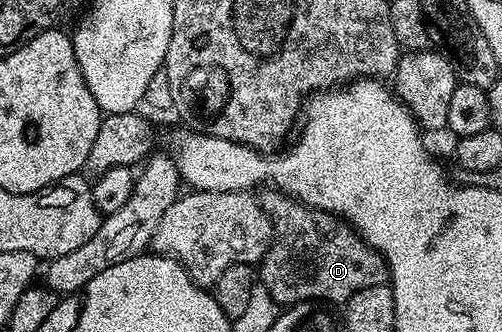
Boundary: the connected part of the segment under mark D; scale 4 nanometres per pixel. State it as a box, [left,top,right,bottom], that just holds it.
[260,187,388,307]

